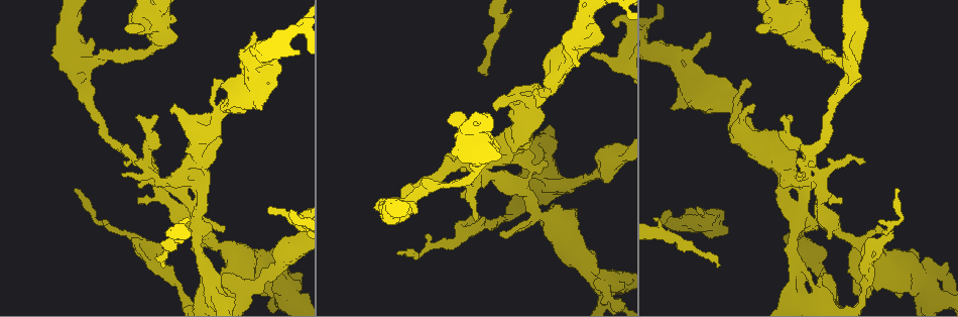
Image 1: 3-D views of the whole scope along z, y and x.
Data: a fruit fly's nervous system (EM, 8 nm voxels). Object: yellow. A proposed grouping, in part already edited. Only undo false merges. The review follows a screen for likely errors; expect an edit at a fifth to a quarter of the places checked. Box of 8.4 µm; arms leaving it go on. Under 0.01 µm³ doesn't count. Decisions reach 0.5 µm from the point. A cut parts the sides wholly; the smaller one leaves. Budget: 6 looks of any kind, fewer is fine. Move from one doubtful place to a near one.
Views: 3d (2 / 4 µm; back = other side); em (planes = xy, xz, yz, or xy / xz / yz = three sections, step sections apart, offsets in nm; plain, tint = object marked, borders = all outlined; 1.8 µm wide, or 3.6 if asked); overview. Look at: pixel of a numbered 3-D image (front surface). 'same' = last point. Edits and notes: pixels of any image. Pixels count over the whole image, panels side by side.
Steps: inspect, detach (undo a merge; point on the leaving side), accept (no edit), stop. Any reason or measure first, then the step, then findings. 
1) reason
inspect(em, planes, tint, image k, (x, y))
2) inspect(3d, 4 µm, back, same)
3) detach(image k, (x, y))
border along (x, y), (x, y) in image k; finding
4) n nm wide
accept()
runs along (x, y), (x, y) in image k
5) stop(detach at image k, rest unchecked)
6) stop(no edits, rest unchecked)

arms part here
inspect(em, planes, borders, image 1, (254, 80))

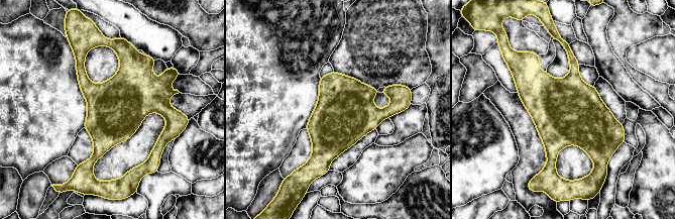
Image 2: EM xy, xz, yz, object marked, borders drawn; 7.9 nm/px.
accept()
continuous, no second neuron

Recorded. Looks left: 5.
looks like a crossing
inspect(em, 3.6 µm, yz, step 16, tint, image 1, (784, 14))

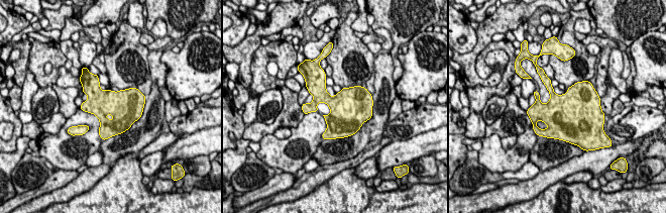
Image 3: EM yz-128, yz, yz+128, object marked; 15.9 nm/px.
cut it another way
inspect(em, 3.6 µm, planes, tint, same)

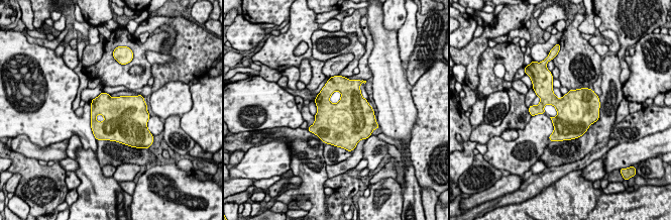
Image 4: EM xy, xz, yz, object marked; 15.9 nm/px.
accept()
all the same neuron

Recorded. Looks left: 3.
closes a loop
inspect(em, planes, tint, image 1, (85, 66))

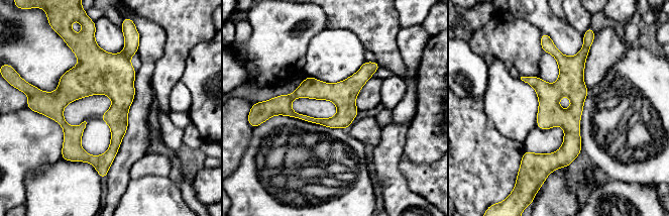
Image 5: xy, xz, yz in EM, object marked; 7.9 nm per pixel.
accept()
runs along (584, 50), (571, 144), (540, 163) in image 5; all the same neuron

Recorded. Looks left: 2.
stop(no edits, rest unchecked)

